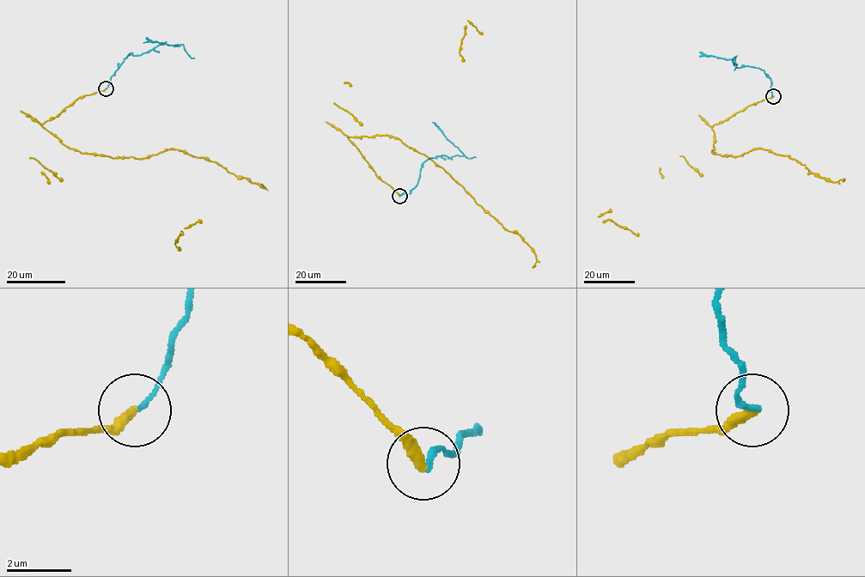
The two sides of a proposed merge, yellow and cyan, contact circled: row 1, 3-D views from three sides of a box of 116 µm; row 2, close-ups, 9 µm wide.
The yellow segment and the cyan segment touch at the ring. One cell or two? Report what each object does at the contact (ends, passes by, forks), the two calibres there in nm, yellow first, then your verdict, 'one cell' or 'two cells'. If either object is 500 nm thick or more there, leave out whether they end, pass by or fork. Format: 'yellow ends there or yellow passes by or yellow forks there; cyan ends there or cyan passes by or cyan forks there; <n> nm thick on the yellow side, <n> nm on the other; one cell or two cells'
yellow ends there; cyan ends there; 340 nm thick on the yellow side, 160 nm on the other; two cells

